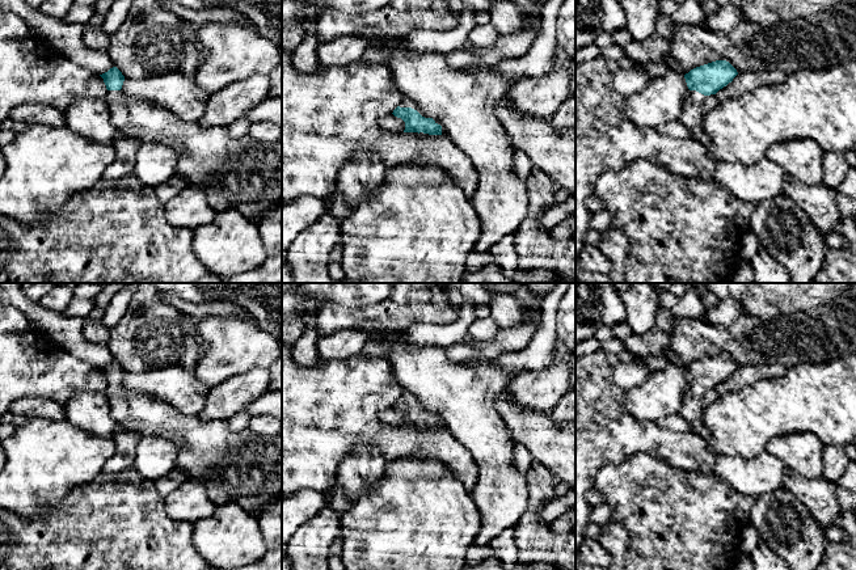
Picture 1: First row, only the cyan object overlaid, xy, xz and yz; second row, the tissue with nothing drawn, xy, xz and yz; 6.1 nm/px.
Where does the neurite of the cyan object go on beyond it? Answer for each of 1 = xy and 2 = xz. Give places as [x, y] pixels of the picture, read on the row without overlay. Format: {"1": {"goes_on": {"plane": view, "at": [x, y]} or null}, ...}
{"1": {"goes_on": {"plane": "xy", "at": [245, 468]}}, "2": {"goes_on": {"plane": "xz", "at": [407, 396]}}}

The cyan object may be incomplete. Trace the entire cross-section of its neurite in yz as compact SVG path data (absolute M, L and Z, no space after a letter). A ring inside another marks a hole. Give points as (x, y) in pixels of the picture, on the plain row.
M716 354L691 363L684 368L688 385L682 397L682 409L678 413L690 426L690 430L707 440L709 431L704 425L703 397L710 388L716 388L738 368L726 354Z

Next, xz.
M404 390L392 408L405 415L404 426L442 428L442 419L439 414L427 411L419 400L409 390Z

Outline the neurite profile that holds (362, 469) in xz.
M357 447L337 469L337 482L354 504L378 484L384 472L384 459L376 447Z

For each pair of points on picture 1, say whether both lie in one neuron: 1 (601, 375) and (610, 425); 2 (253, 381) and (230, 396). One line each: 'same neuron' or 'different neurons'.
1: same neuron
2: same neuron

